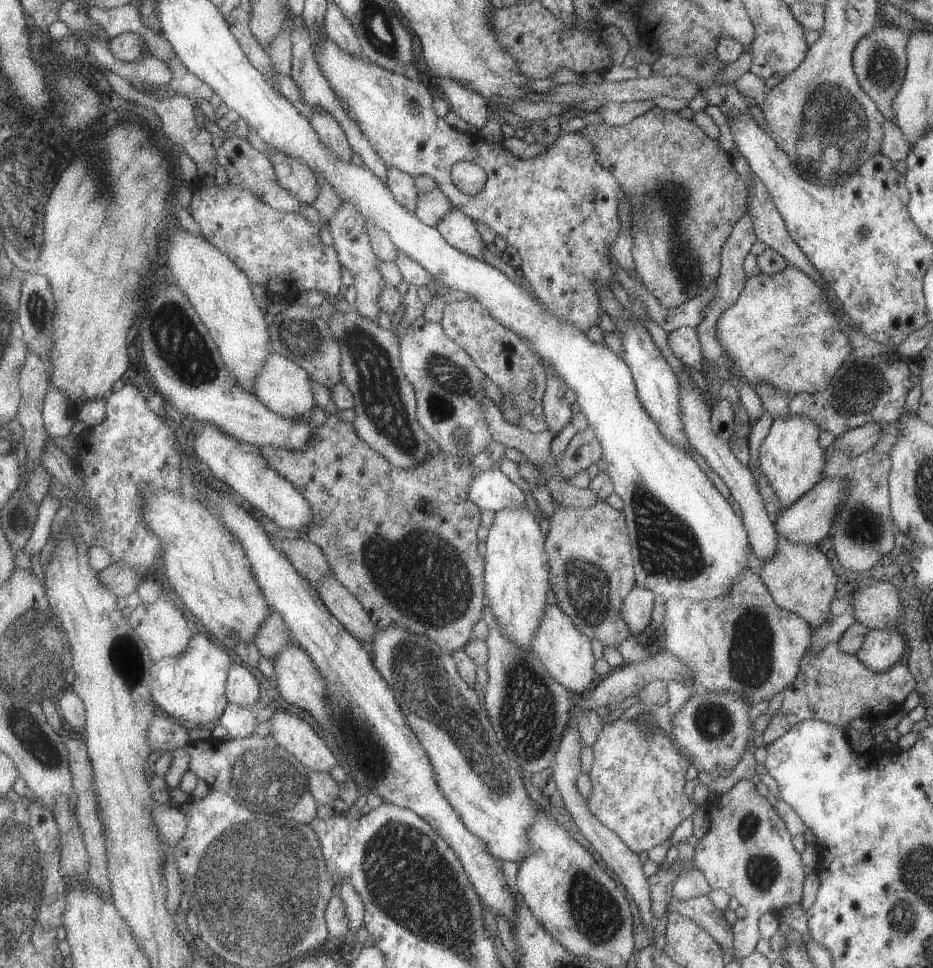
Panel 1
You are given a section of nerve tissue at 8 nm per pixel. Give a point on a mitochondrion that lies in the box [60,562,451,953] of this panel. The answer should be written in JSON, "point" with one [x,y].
{"point":[260,777]}

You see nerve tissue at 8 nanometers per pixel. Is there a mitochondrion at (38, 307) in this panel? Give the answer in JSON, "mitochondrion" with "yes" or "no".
{"mitochondrion":"yes"}

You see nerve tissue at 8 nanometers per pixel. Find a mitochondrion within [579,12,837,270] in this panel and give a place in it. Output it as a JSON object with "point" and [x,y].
{"point":[734,103]}

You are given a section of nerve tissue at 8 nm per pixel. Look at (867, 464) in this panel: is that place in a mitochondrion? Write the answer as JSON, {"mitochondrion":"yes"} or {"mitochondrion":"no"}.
{"mitochondrion":"no"}

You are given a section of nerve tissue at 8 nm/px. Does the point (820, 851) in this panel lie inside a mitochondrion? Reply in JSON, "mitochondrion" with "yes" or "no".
{"mitochondrion":"no"}

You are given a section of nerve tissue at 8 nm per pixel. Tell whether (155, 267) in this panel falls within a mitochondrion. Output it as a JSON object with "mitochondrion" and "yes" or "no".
{"mitochondrion":"no"}

